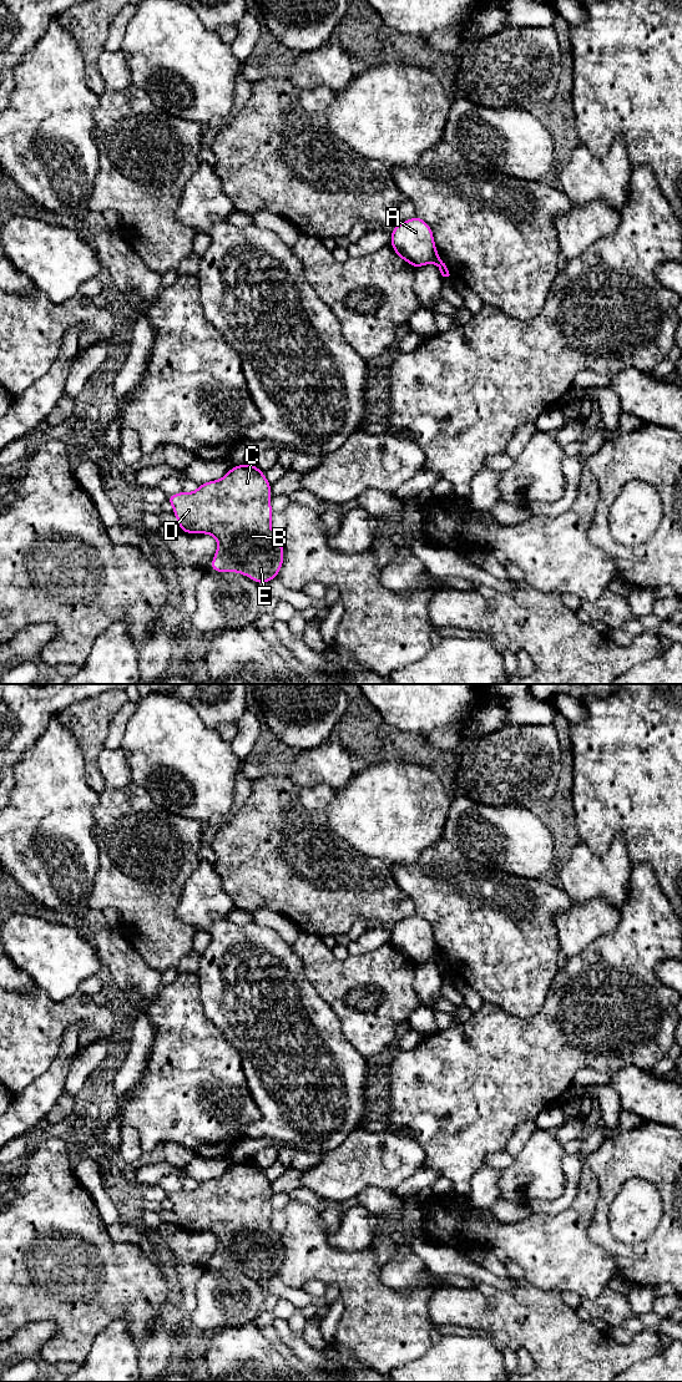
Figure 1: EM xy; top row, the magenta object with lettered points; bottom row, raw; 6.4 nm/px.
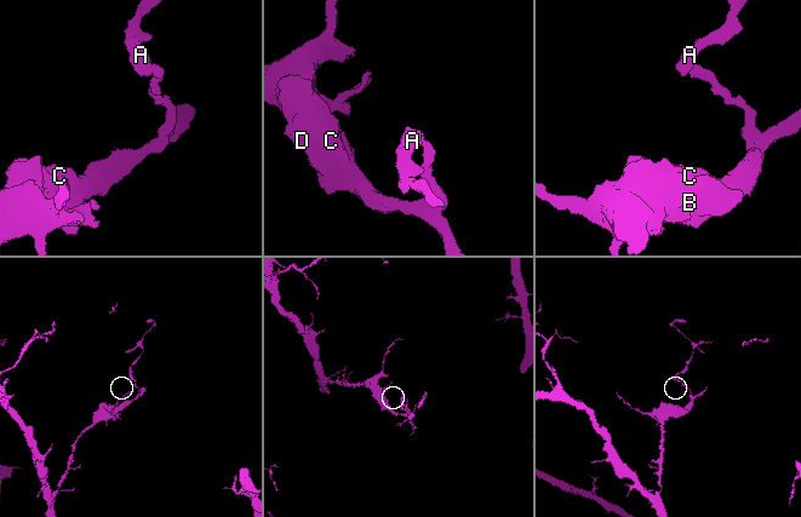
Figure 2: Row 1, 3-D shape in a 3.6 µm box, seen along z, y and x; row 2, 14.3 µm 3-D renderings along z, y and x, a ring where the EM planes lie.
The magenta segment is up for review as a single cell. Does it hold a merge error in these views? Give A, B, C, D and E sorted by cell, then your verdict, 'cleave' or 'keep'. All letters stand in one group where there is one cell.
groups A / B C D E; cleave

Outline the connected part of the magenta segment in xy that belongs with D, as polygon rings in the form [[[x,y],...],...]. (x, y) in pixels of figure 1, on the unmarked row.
[[[253,1161],[236,1163],[222,1176],[199,1181],[193,1190],[167,1193],[167,1199],[173,1205],[181,1229],[208,1231],[217,1237],[211,1269],[242,1271],[259,1282],[278,1276],[284,1249],[281,1235],[271,1225],[271,1180]]]

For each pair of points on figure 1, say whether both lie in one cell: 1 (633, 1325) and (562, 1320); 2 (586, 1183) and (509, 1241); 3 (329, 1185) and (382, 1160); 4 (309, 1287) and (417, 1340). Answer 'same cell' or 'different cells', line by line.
1: different cells
2: same cell
3: same cell
4: different cells

